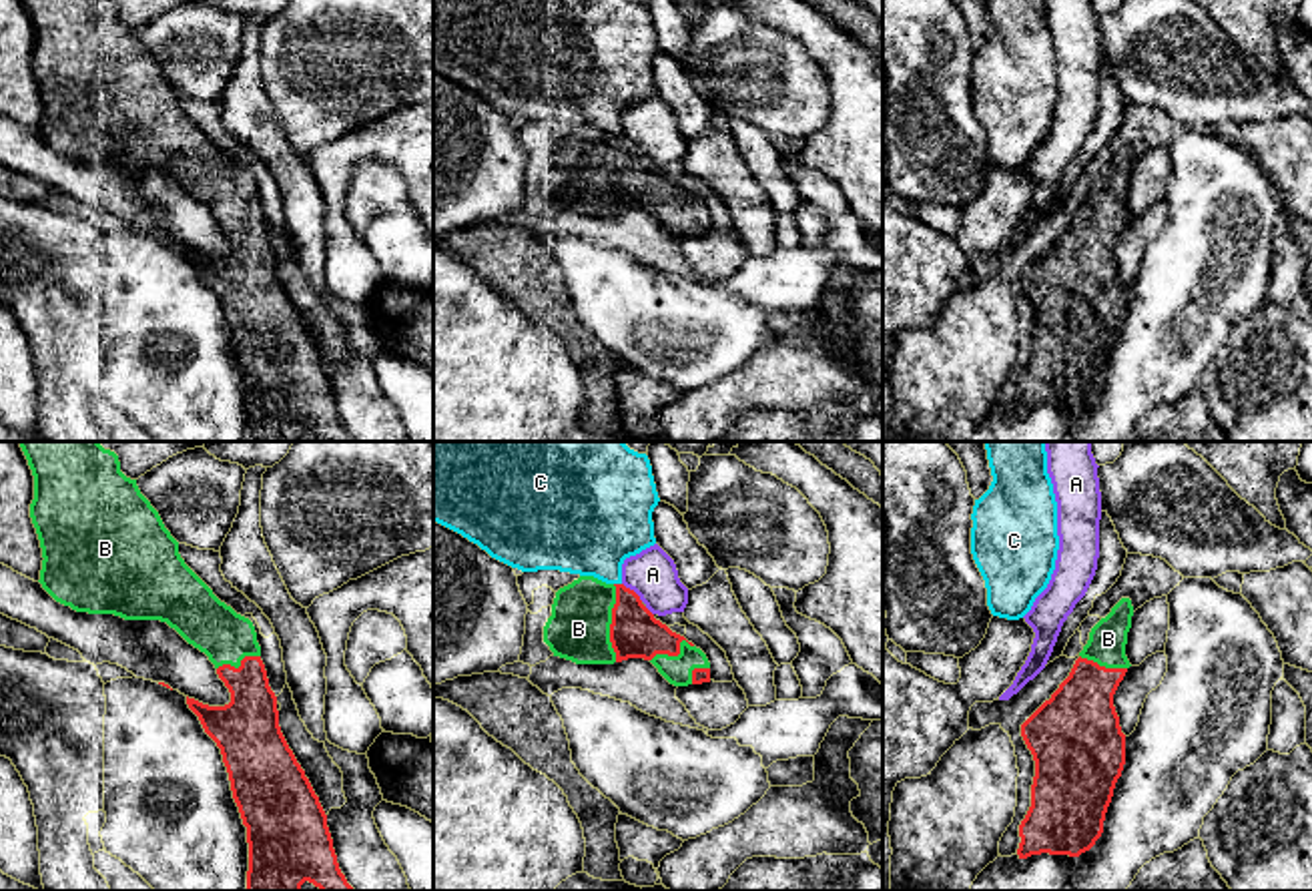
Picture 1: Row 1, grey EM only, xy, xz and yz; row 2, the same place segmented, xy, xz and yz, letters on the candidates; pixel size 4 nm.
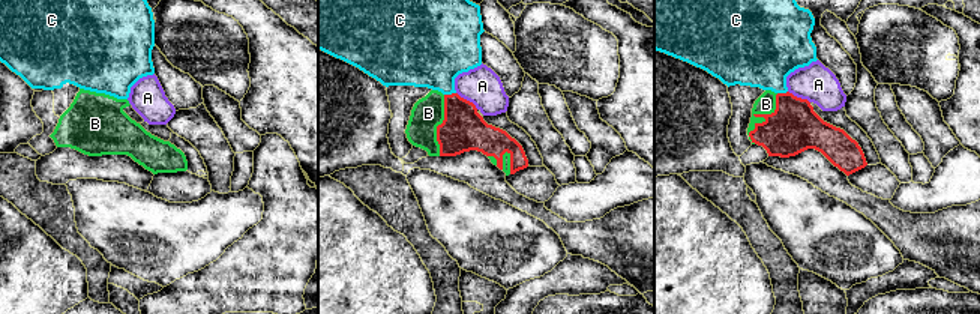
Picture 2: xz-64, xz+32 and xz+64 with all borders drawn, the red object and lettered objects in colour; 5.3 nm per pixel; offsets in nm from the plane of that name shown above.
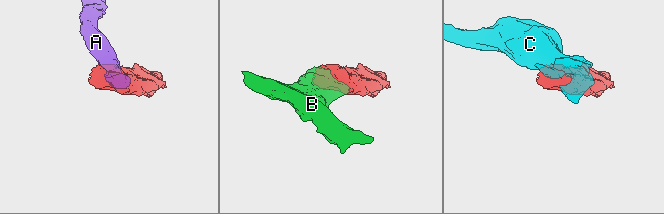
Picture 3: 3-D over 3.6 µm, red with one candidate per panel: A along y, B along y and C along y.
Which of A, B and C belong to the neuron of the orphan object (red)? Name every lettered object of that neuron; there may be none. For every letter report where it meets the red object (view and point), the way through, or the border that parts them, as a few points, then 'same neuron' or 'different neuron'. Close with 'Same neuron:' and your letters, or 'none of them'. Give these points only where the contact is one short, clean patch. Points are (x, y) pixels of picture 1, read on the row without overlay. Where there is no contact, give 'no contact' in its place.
A: contact xz (632, 141); border xz (622, 133), (642, 151); different neuron
B: contact xz (612, 173); same neuron
C: contact xz (618, 135); border xz (614, 133), (620, 135); different neuron
Same neuron: B

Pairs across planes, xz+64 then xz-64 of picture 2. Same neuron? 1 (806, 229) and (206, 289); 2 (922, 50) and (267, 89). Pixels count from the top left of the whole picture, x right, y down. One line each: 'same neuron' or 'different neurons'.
1: different neurons
2: different neurons

